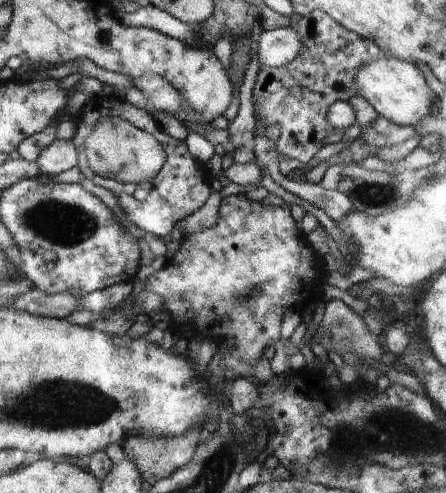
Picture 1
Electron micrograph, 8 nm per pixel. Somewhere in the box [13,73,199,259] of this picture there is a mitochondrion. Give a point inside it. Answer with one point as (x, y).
(64, 225)

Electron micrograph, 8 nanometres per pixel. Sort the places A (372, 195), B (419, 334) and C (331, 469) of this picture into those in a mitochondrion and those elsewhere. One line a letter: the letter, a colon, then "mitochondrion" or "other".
A: mitochondrion
B: other
C: mitochondrion

